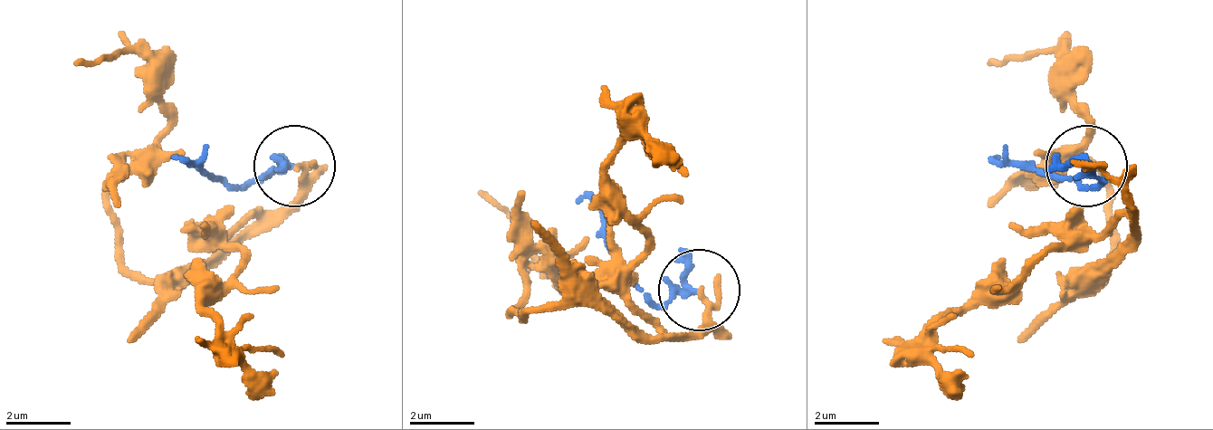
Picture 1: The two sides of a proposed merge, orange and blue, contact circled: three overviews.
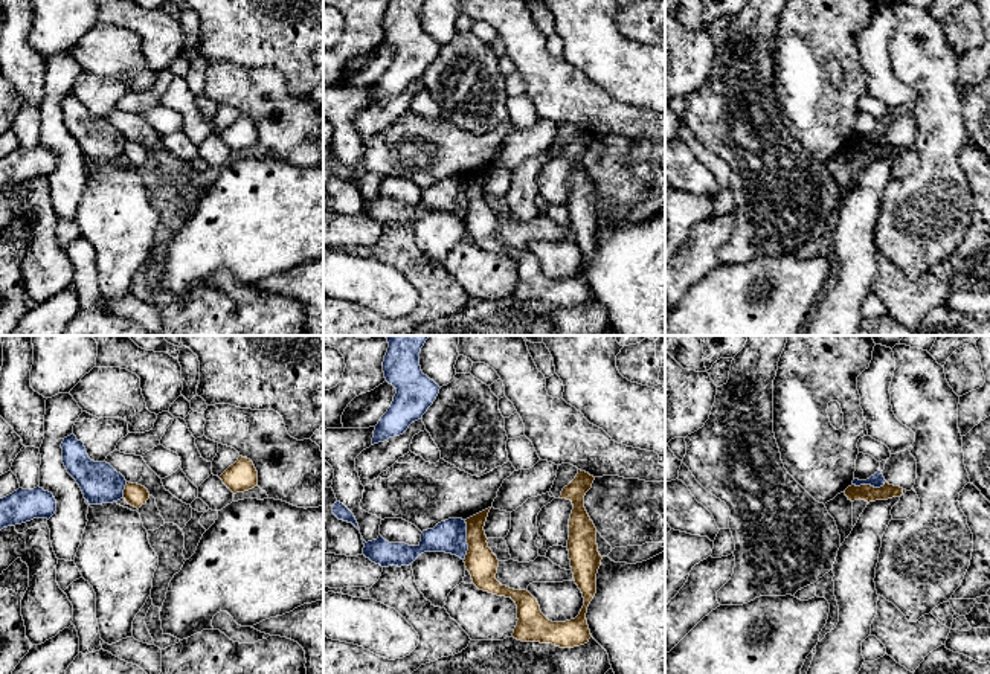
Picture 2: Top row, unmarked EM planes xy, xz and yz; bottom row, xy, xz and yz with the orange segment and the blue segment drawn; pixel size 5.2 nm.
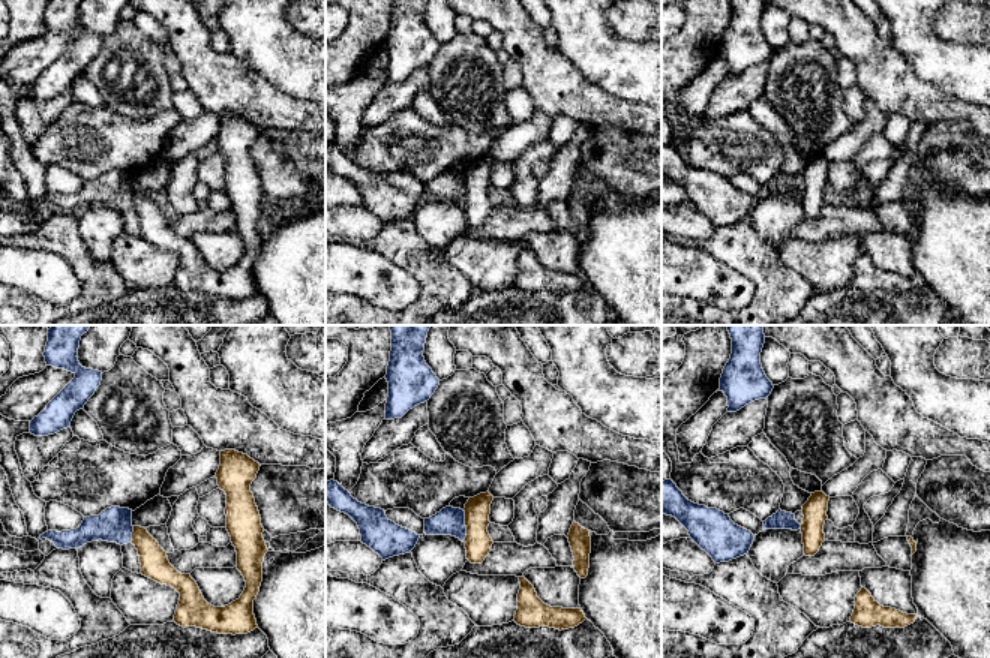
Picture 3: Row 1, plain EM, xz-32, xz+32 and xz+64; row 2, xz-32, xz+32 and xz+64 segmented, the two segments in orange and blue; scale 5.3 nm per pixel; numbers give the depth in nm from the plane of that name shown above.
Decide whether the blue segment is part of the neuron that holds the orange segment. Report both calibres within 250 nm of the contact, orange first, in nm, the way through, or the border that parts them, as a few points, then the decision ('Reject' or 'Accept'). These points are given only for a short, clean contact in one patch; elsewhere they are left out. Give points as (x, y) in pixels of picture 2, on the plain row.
Thickness 160 nm (orange) against 170 nm. Boundary: xz (466, 179), (467, 212), (464, 218). Reject

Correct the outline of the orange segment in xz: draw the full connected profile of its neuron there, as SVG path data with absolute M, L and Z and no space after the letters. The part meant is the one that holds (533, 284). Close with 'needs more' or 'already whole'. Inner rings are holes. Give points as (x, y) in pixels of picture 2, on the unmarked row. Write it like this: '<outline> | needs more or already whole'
M578 128L575 137L563 146L560 154L560 157L571 159L574 163L566 206L569 209L574 239L584 256L580 273L566 281L549 279L528 249L514 249L496 238L499 218L488 206L488 197L484 189L491 166L465 178L468 203L464 218L465 226L479 249L511 256L516 261L519 279L513 296L517 299L574 307L587 302L592 296L586 271L596 252L596 232L603 218L596 203L596 186L584 166L584 154L592 146L593 139L593 134Z | already whole

